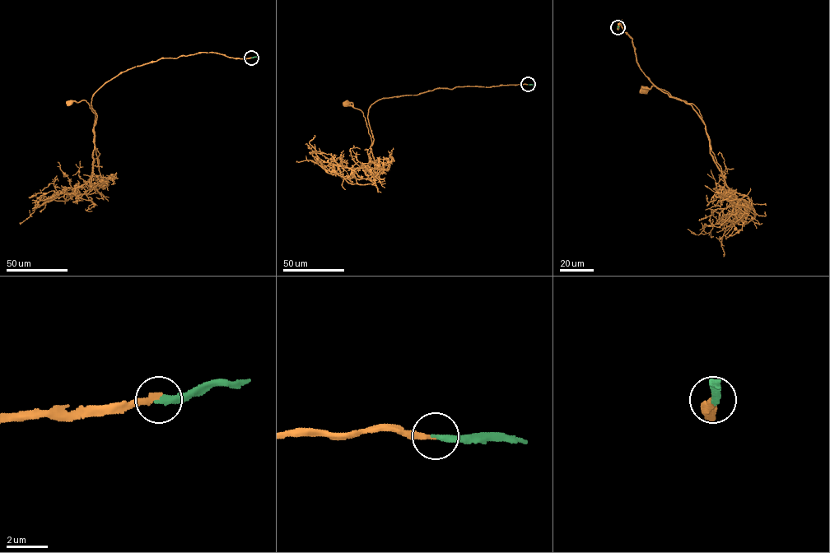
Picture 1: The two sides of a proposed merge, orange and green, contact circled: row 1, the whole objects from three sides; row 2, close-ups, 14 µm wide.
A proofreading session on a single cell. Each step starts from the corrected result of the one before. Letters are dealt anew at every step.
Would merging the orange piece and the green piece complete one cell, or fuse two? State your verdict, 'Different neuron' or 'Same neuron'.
Same neuron

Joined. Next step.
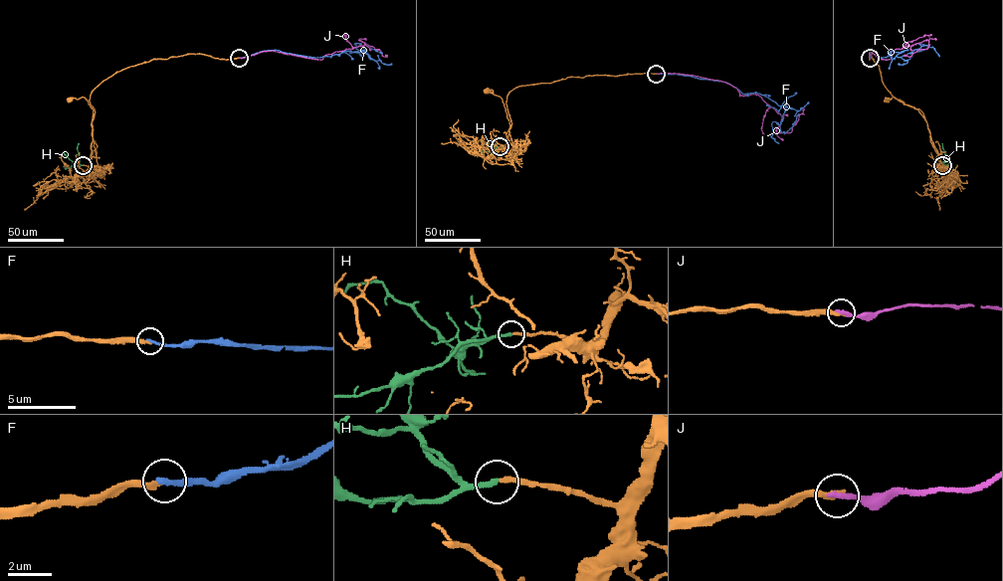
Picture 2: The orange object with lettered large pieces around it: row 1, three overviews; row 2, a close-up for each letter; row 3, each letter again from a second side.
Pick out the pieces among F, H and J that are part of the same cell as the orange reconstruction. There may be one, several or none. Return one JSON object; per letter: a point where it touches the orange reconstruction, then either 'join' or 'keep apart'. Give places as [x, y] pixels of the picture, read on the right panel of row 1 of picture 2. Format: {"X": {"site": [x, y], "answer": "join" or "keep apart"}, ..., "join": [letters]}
{"F": {"site": [870, 58], "answer": "keep apart"}, "H": {"site": [942, 165], "answer": "join"}, "J": {"site": [870, 58], "answer": "keep apart"}, "join": ["H"]}

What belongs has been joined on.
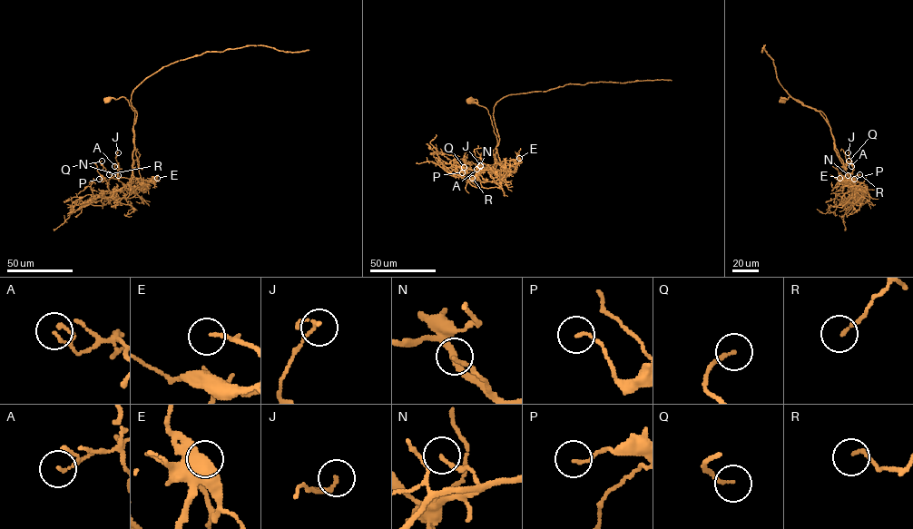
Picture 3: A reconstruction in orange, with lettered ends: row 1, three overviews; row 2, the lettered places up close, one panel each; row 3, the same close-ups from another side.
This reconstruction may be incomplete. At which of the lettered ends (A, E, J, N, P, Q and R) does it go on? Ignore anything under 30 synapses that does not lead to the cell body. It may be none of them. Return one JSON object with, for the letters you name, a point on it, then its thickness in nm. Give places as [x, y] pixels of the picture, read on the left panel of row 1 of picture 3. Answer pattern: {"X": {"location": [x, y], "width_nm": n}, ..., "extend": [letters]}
{"E": {"location": [157, 178], "width_nm": 140}, "extend": ["E"]}

